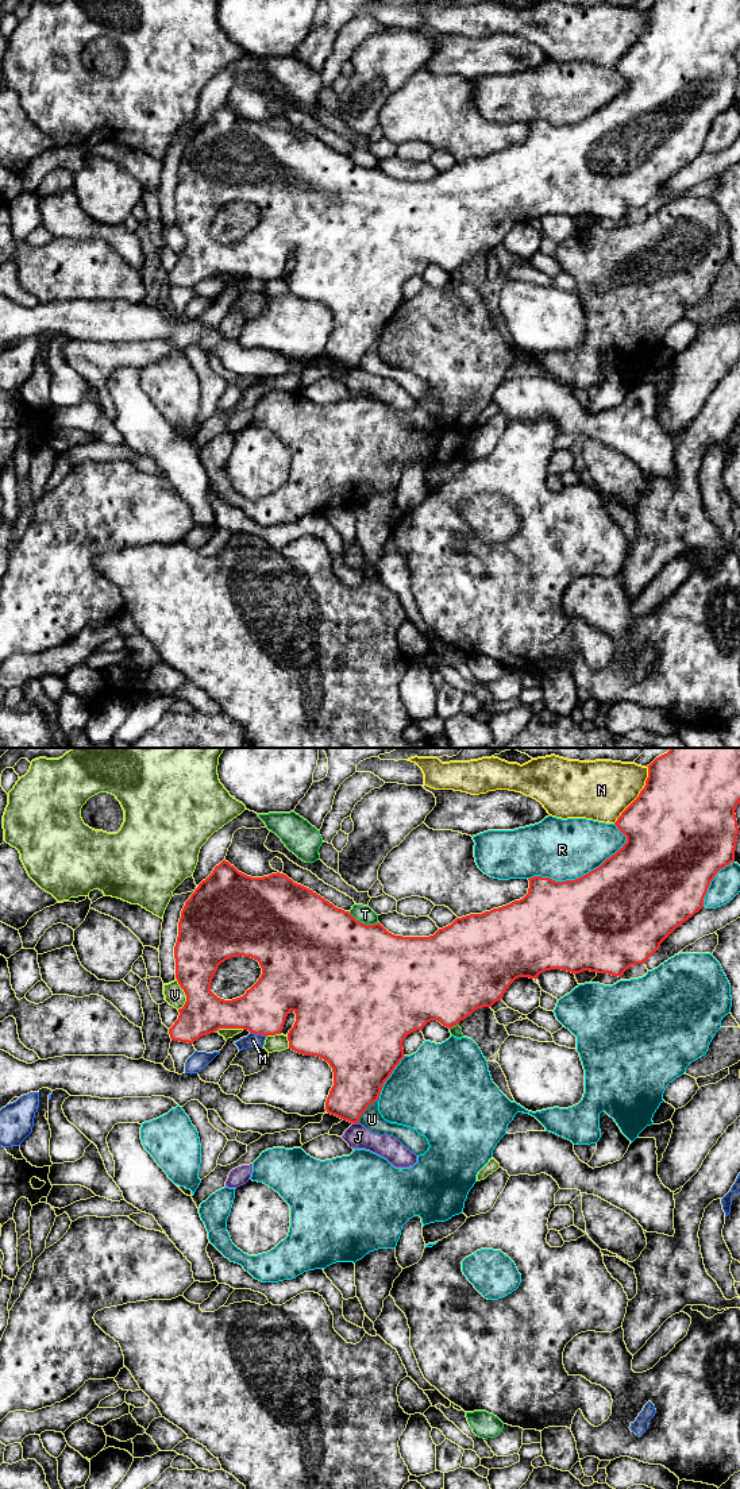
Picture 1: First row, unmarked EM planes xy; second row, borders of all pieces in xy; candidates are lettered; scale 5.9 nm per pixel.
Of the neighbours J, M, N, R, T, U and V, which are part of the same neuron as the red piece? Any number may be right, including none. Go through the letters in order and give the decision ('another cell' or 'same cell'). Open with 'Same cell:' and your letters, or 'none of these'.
Same cell: none of these
J: another cell
M: another cell
N: another cell
R: another cell
T: another cell
U: another cell
V: another cell

